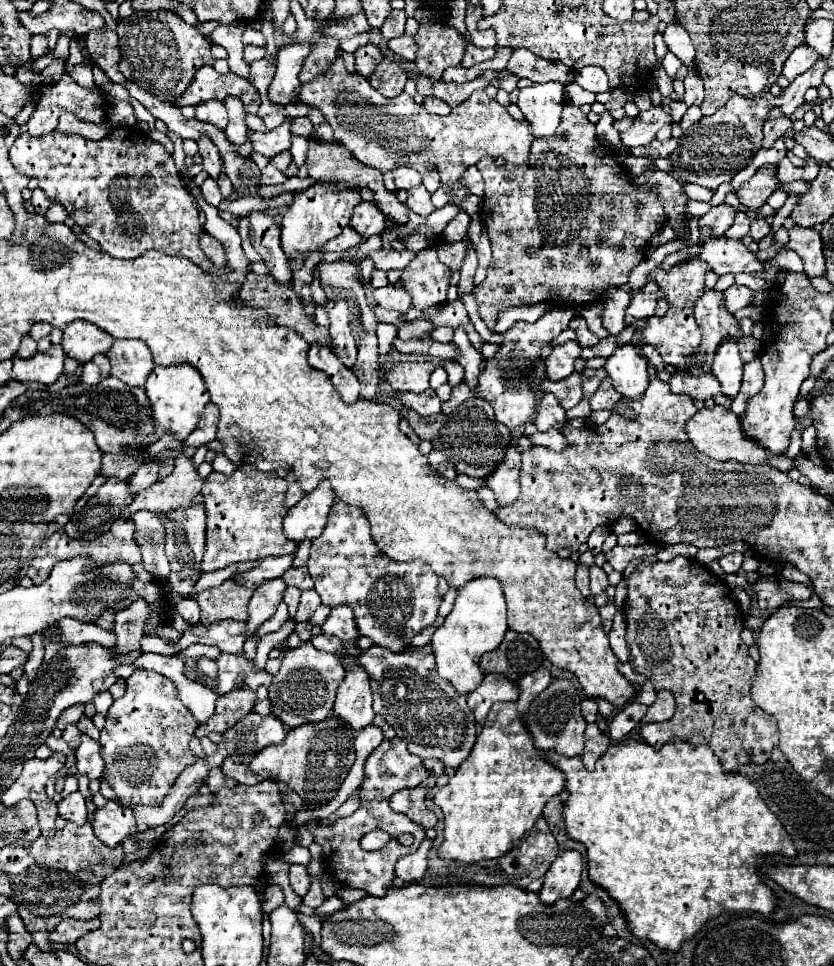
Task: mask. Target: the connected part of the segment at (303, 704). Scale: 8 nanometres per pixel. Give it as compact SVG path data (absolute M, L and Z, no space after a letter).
M310 641L300 643L296 649L288 649L282 657L280 671L274 675L268 687L268 699L272 703L272 715L278 717L288 729L304 723L324 721L332 713L336 689L342 681L342 663L338 655L324 653L312 647Z

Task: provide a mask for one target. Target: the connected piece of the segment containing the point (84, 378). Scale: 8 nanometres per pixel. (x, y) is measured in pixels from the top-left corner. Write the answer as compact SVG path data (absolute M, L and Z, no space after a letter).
M92 361L82 365L81 382L87 385L97 385L101 380L100 369Z

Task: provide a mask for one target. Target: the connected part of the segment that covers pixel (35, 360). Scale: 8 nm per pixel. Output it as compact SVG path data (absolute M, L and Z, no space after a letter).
M50 345L44 353L34 353L30 359L22 359L18 355L12 357L12 379L26 383L26 381L38 381L44 385L50 385L64 373L64 359L66 353L60 345Z

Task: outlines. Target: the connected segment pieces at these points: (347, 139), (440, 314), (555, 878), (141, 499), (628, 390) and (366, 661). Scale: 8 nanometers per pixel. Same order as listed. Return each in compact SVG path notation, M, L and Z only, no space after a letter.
M342 51L336 61L332 61L332 67L328 67L328 73L320 73L316 81L302 85L300 101L322 111L324 119L334 129L336 141L360 163L380 169L382 173L400 165L412 167L422 175L438 171L440 185L448 191L450 203L460 209L464 197L470 195L470 189L462 183L462 175L470 165L476 165L482 157L504 157L508 163L524 163L534 141L528 121L514 121L506 107L490 101L484 91L472 93L448 115L432 115L422 105L416 105L408 93L388 99L372 89L366 77L348 73Z
M444 301L442 305L436 305L432 309L426 309L426 311L416 311L416 309L410 309L406 315L402 315L404 321L414 321L414 319L430 319L434 323L434 327L442 327L442 325L448 325L448 327L462 327L466 333L468 333L468 339L472 341L472 345L482 351L482 337L474 331L470 319L466 317L466 309L464 309L464 303L462 301Z
M564 851L550 865L544 885L538 893L544 905L554 905L558 899L572 897L582 875L582 855L578 851Z
M178 455L174 471L154 483L152 487L140 491L134 501L124 509L122 519L130 519L136 511L154 511L154 513L168 513L178 507L192 505L192 499L202 489L202 479L192 465L192 459Z
M632 345L620 347L612 357L606 359L608 377L614 381L614 389L630 401L636 401L644 395L648 387L648 367L646 359L636 353Z
M374 645L356 655L356 661L370 675L374 713L382 715L396 735L406 741L408 751L420 759L440 759L448 773L456 771L458 765L470 755L478 727L466 705L466 695L458 695L456 689L436 673L432 647L410 647L400 653L392 653L390 649Z

